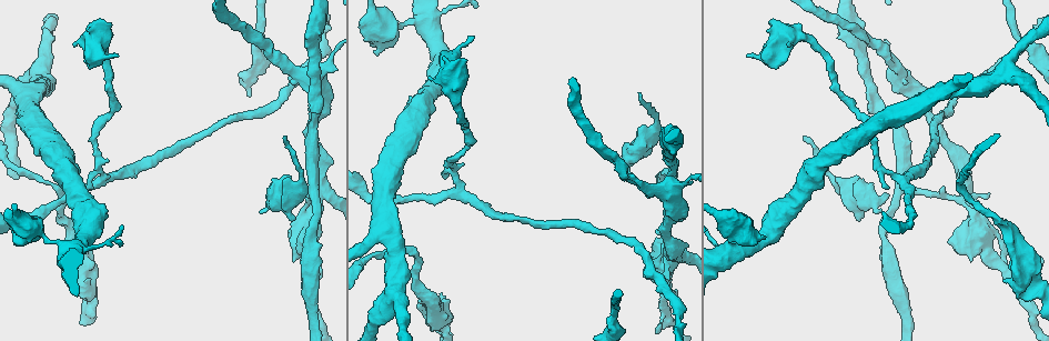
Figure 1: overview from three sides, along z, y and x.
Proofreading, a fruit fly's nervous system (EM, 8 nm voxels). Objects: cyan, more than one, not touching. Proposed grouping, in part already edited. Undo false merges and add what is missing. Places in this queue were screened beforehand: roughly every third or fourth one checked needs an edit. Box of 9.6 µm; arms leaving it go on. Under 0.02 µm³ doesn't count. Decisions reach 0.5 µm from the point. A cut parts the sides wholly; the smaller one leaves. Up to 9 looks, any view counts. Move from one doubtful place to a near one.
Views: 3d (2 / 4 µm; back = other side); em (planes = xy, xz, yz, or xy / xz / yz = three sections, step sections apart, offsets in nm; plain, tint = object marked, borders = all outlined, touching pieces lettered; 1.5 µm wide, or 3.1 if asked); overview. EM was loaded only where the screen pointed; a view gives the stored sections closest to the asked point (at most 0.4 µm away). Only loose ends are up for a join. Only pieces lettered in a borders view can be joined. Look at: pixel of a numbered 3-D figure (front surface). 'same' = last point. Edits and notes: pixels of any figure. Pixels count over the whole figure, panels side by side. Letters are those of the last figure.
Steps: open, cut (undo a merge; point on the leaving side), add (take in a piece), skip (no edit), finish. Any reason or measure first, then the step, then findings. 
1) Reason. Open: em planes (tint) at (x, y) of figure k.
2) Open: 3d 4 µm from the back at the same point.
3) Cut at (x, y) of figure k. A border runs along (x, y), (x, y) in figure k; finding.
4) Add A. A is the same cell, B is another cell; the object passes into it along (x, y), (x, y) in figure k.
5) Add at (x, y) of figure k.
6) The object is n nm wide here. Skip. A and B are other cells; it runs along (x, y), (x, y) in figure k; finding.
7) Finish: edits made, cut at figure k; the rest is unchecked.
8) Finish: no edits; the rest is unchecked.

Open: em yz step 8 (borders) at (285, 137) of figure 1.

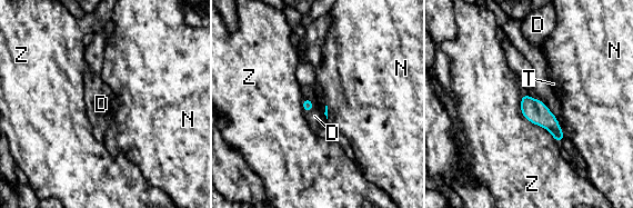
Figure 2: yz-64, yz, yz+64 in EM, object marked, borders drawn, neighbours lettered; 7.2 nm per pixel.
The object is 80 nm wide here. Skip. D, N, T and Z are other cells; a border runs along (524, 118), (545, 130) in figure 2; none of them fits.

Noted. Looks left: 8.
An open end. Open: 3d 4 µm at (788, 46) of figure 1.

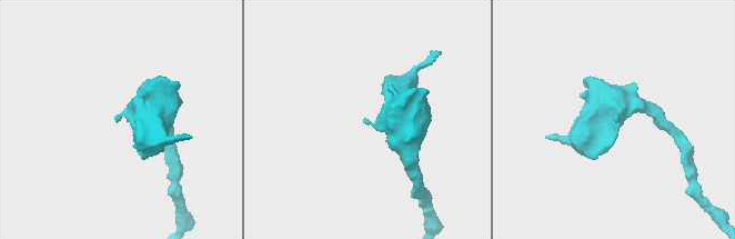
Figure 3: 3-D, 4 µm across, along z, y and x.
Open: em yz step 8 (borders) at (614, 117) of figure 3.

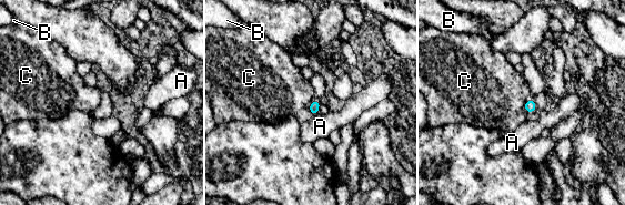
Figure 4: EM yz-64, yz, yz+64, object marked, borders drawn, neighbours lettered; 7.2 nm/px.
Skip. A, B and C are other cells; a border runs along (314, 99), (309, 105), (312, 115) in figure 4; none of them fits.

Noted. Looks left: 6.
A fork. Open: 3d 2 µm at (458, 190) of figure 1.

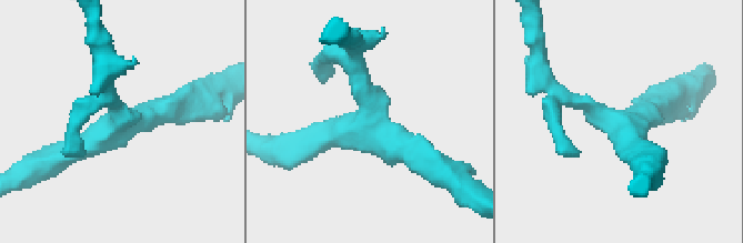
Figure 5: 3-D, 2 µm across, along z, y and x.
3 arms meet here; the arms are 180, 220, 240 nm wide. Open: em yz step 8 (tint) at (367, 120) of figure 5.

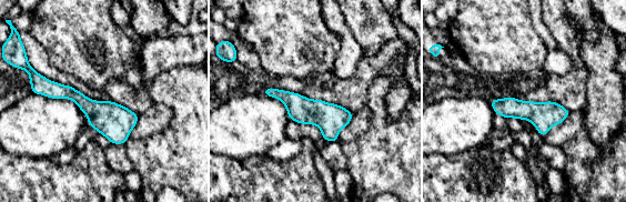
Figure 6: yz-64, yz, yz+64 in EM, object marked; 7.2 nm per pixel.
Another direction. Open: em planes (borders) at the same point.

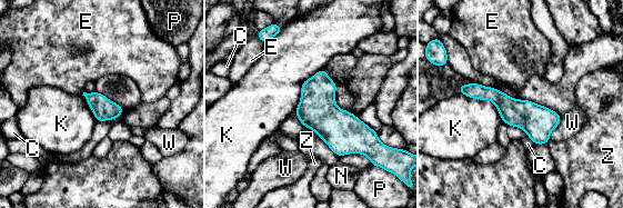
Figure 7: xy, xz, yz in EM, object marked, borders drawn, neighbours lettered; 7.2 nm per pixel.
The object is 240 nm wide here. Skip. C, E, K, N, P, W and Z are other cells; a border runs along (460, 92), (489, 99), (503, 121) in figure 7; one neuron here.

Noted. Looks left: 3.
Small branch off a trunk. Open: em xz step 8 (borders) at (732, 248) of figure 1.

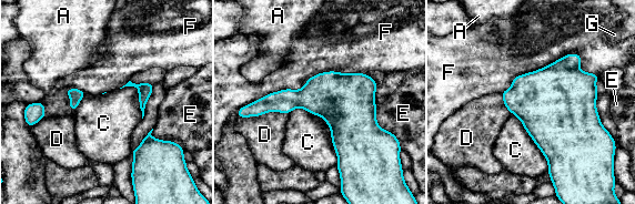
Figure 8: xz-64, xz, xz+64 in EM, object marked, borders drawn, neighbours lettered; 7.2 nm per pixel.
The longest contact is with F, 750 nm. Skip. A, C, D, E, F and G are other cells; all the same neuron.

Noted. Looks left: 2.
Finish: no edits; the rest is unchecked.

